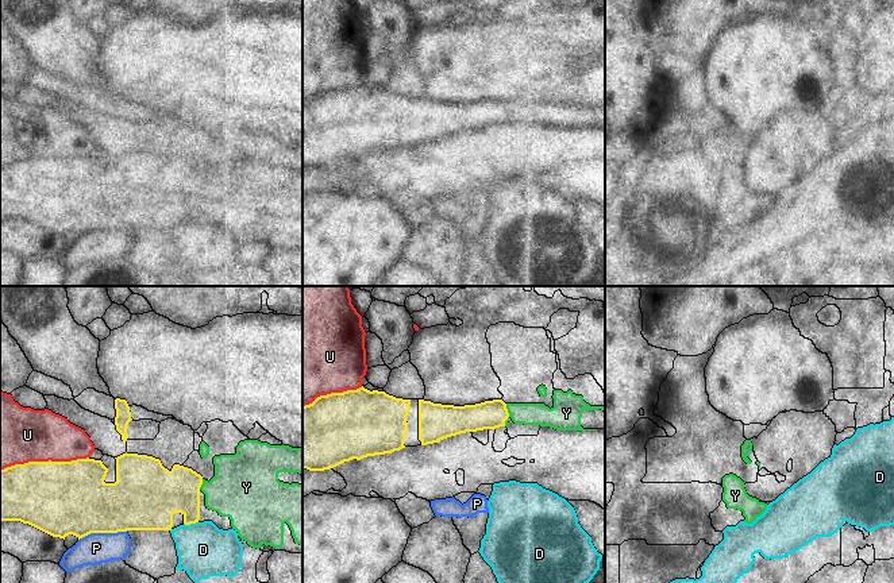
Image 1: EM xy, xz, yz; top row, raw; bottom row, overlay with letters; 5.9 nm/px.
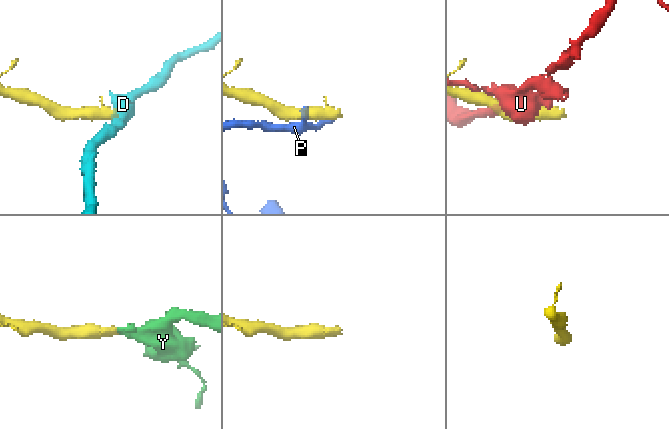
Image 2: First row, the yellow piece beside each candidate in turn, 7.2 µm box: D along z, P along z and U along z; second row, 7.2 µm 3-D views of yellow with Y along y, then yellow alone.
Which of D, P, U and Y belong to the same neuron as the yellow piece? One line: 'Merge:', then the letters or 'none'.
Merge: Y

